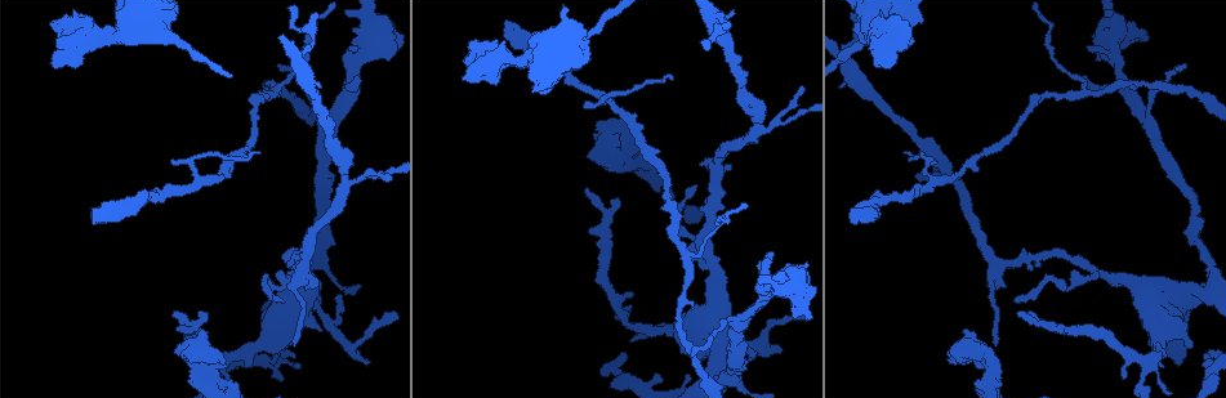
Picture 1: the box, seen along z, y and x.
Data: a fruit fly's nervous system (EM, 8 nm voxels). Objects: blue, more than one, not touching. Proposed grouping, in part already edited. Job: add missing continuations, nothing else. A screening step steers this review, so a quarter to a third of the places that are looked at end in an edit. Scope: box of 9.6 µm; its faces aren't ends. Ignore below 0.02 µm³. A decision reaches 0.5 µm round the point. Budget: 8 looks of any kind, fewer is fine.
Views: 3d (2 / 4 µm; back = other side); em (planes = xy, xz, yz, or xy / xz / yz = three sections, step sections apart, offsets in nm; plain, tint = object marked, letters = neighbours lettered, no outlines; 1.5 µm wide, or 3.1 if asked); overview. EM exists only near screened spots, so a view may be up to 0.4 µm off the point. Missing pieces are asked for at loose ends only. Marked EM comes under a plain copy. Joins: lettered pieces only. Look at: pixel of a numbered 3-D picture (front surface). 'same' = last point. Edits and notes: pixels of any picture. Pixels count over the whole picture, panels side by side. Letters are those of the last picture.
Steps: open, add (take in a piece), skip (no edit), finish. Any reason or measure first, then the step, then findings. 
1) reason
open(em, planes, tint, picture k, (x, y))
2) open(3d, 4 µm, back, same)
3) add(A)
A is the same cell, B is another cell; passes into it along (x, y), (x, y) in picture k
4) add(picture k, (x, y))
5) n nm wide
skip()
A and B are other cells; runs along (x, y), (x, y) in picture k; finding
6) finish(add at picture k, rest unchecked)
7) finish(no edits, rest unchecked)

free end
open(3d, 4 µm, picture 1, (492, 82))

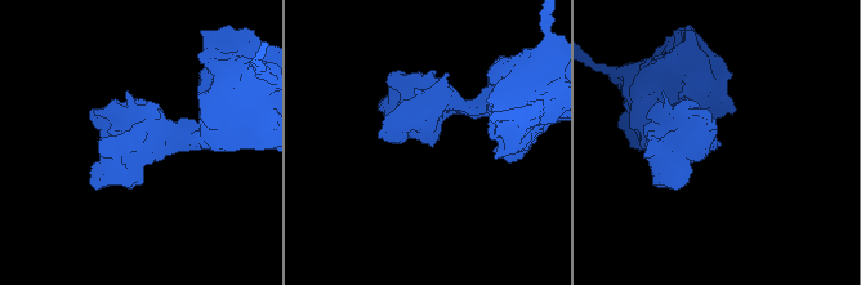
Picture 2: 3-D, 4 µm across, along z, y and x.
need the tissue
open(em, planes, letters, picture 2, (433, 143))

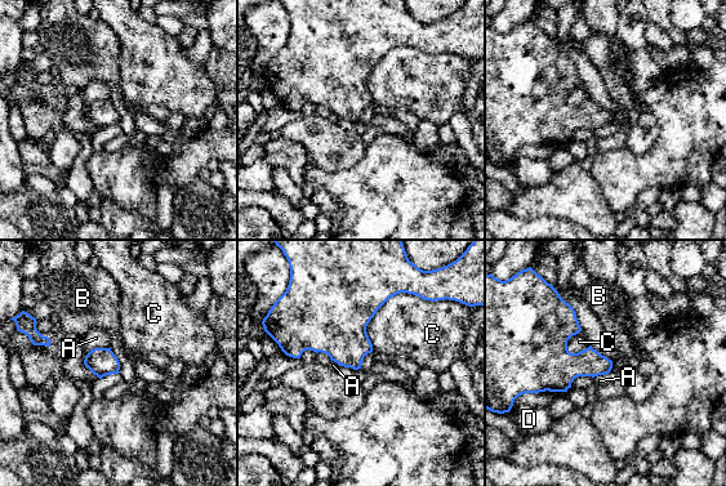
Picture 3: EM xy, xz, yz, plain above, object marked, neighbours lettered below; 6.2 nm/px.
C touches over 460 nm
skip()
A, B, C and D are other cells; border along (108, 347), (94, 347), (84, 360) in picture 3; no lettered piece goes on from it

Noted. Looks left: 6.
free end
open(em, xz, step 4, letters, picture 1, (936, 162))

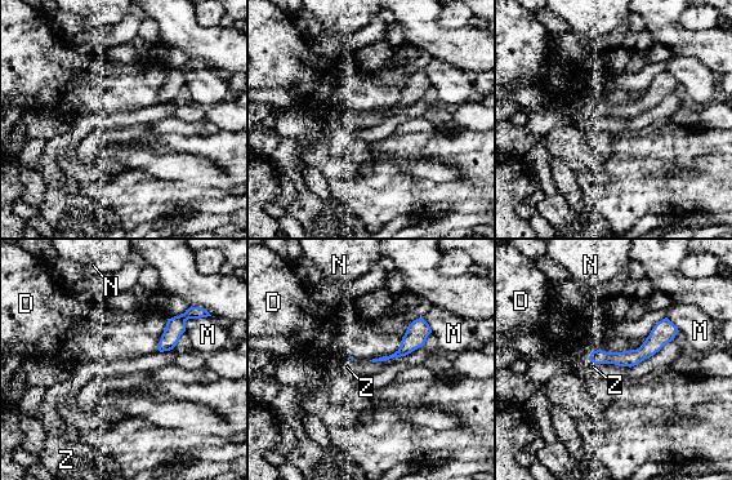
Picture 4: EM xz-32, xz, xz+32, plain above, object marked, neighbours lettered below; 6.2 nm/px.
cut it another way
open(em, planes, letters, same)

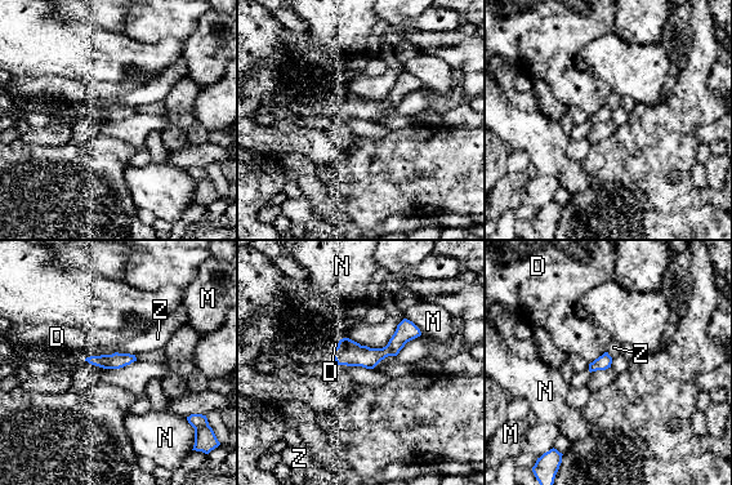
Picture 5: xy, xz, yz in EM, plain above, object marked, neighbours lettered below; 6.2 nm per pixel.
skip()
D, M, N and Z are other cells; runs along (416, 332), (376, 355), (337, 355) in picture 5; none of them fits

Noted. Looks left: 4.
branch stops here
open(em, xz, step 8, tint, picture 1, (365, 363))

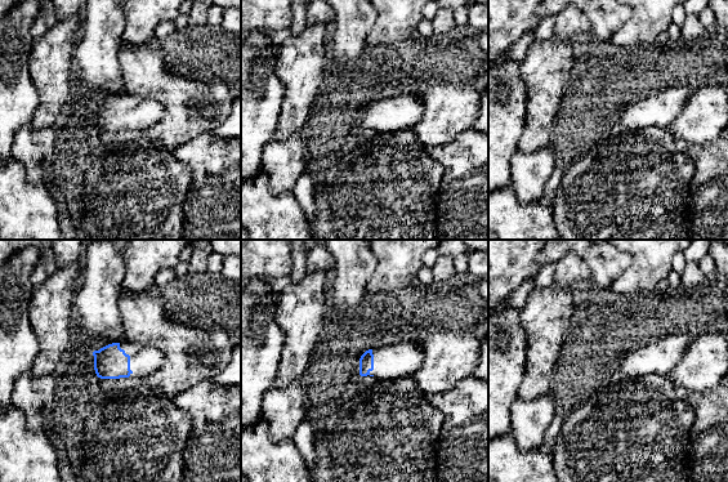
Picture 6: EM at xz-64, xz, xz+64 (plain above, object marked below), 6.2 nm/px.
another direction
open(em, planes, tint, same)

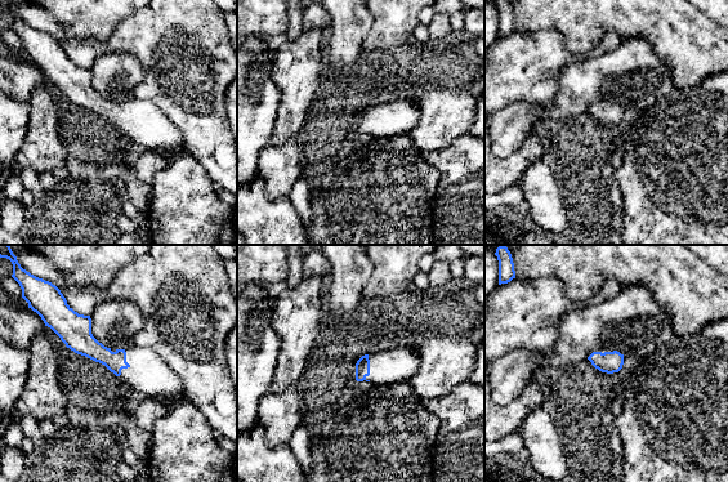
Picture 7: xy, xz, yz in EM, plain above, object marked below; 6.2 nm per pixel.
see the neighbours
open(em, planes, letters, same)

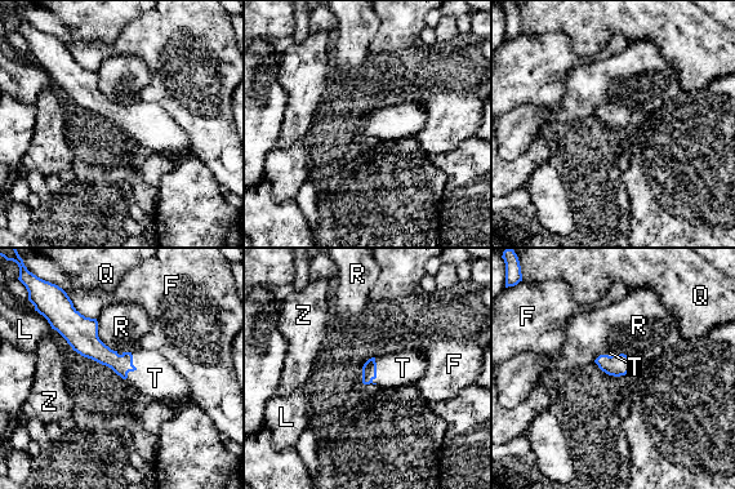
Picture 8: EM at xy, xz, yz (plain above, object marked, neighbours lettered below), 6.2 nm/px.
add(picture 8, (155, 378))
T is the same cell, F, L, Q, R and Z are other cells; passes into it along (121, 364), (134, 367), (155, 378) in picture 8; it goes on there

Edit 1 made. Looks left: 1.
finish(add at picture 8, rest unchecked)

